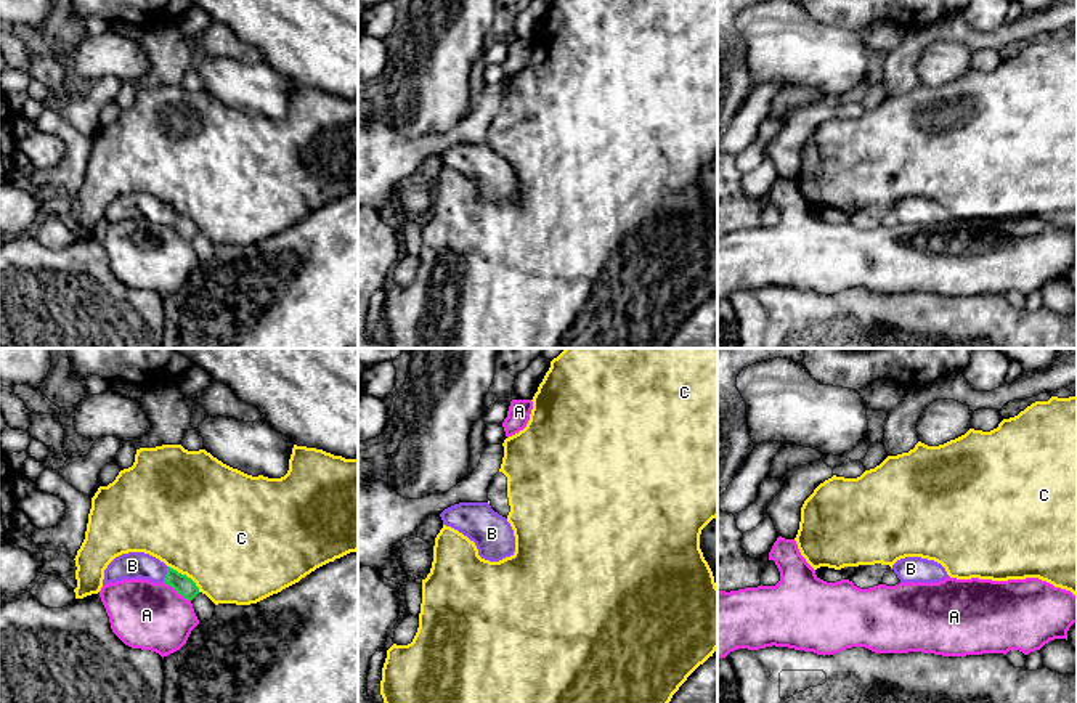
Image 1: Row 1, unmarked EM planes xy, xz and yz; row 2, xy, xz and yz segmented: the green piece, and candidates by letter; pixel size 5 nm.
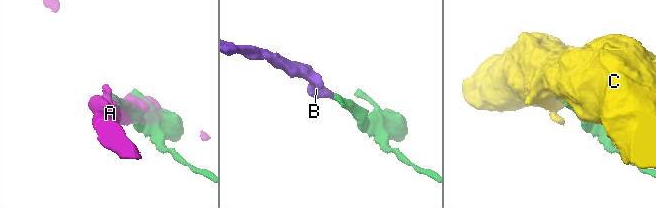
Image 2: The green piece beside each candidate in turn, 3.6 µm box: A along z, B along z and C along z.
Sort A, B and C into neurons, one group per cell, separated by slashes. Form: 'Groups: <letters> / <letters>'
Groups: A / B / C

